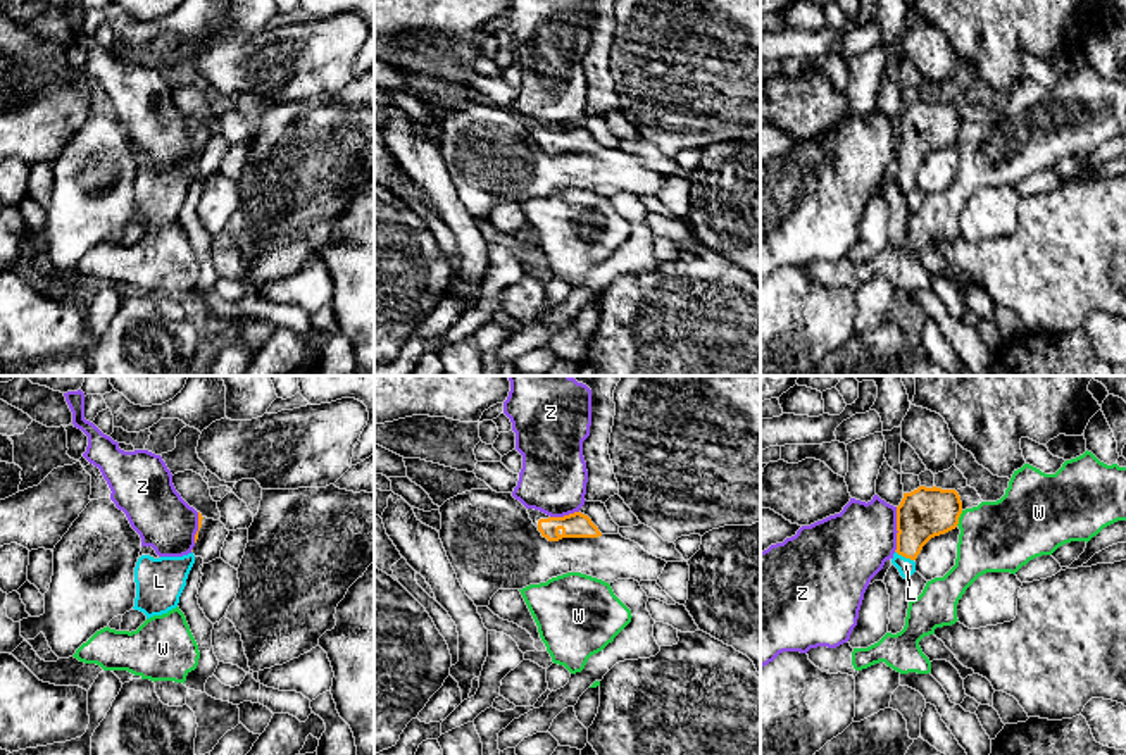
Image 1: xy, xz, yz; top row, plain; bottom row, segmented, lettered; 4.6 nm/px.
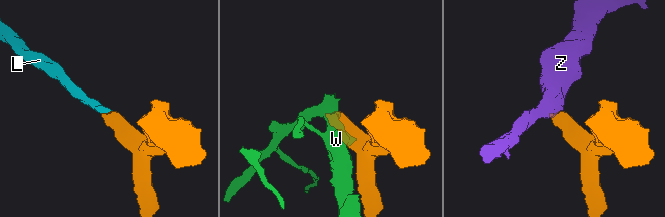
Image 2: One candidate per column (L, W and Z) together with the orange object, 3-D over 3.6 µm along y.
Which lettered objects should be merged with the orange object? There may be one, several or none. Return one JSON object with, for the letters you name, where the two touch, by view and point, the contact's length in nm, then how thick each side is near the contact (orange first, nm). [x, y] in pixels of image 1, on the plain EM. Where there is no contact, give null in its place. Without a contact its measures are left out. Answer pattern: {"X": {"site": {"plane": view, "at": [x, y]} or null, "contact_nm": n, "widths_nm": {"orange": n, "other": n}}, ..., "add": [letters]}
{"L": {"site": {"plane": "yz", "at": [904, 169]}, "contact_nm": 100, "widths_nm": {"orange": 240, "other": 80}}, "add": ["L"]}

